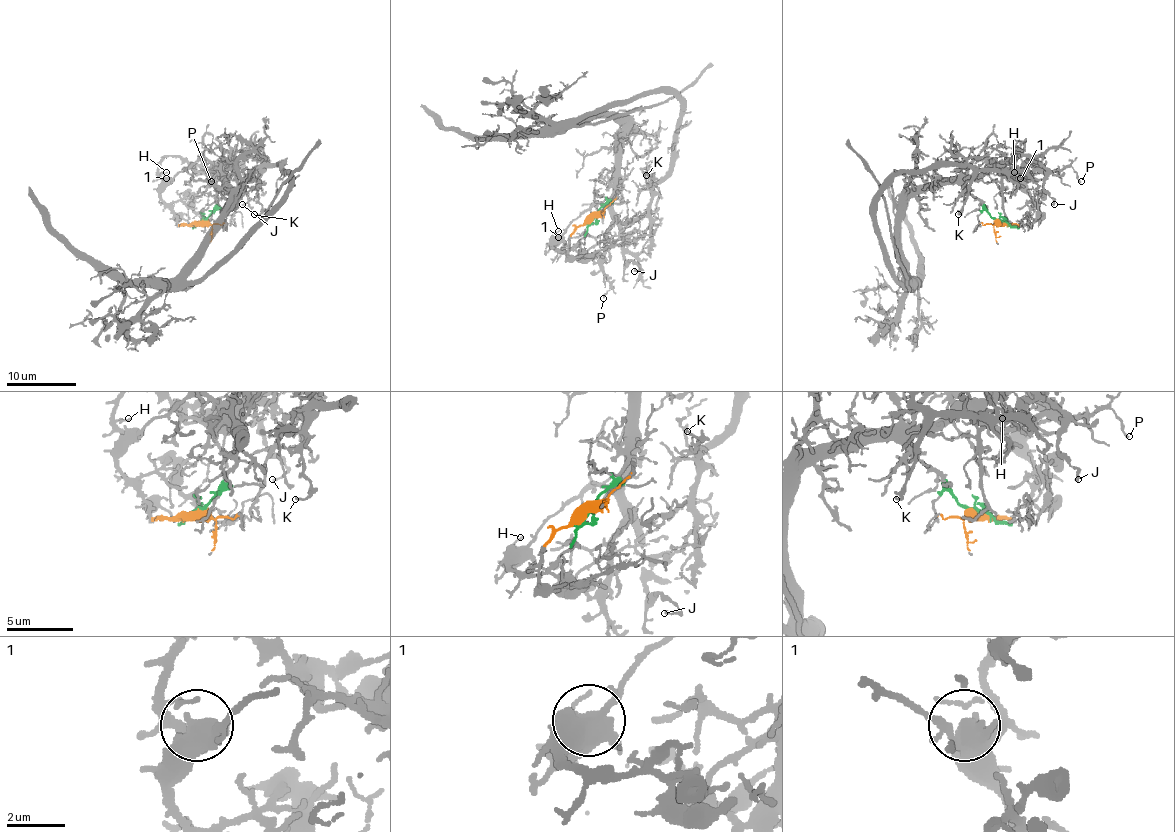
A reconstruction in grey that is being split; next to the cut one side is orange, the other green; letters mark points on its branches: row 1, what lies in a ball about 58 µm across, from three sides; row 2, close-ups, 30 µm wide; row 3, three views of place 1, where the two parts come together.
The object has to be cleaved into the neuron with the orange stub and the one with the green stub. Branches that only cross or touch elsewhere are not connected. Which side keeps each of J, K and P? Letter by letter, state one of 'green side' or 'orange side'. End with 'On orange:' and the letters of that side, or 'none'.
J: green side
K: green side
P: green side
On orange: none

